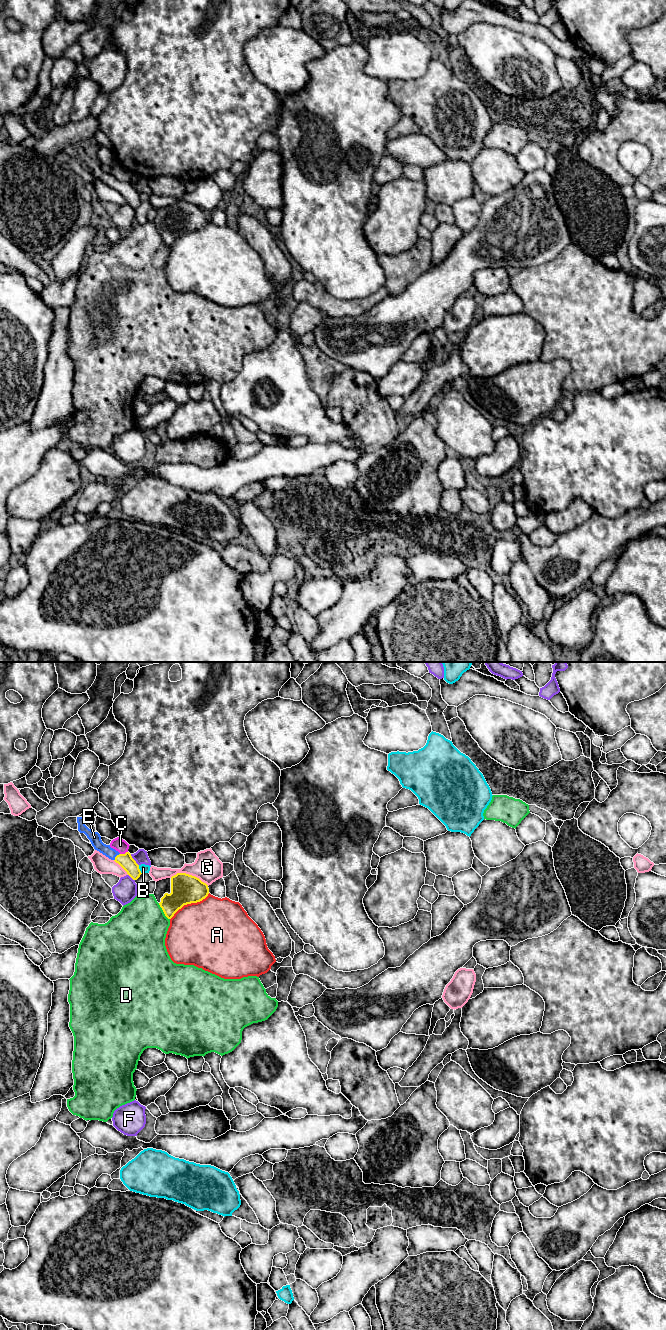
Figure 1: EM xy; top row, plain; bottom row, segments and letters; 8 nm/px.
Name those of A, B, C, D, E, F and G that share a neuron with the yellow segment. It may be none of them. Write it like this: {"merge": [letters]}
{"merge": ["E"]}

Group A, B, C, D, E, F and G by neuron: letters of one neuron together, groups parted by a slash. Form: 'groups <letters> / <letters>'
groups A / B / C / D / E / F / G

